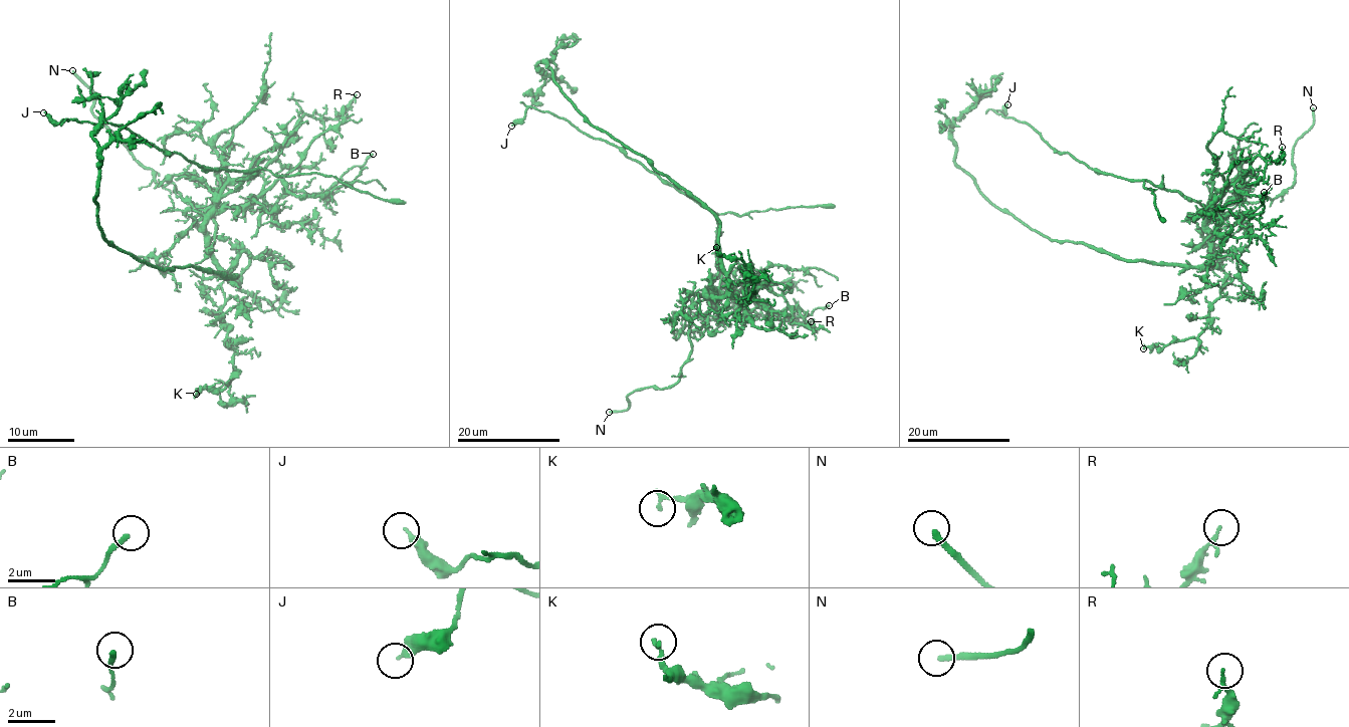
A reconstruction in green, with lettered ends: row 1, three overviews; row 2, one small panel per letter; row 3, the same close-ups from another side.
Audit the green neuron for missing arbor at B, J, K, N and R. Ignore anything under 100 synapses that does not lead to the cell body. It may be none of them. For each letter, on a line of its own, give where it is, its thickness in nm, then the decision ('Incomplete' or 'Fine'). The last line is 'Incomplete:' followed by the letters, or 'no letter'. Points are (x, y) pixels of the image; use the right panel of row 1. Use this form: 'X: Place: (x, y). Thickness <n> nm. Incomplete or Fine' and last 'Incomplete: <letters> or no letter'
B: Place: (1264, 192). Thickness 200 nm. Fine
J: Place: (1007, 104). Thickness 240 nm. Fine
K: Place: (1143, 348). Thickness 180 nm. Fine
N: Place: (1313, 107). Thickness 240 nm. Incomplete
R: Place: (1282, 147). Thickness 160 nm. Fine
Incomplete: N

